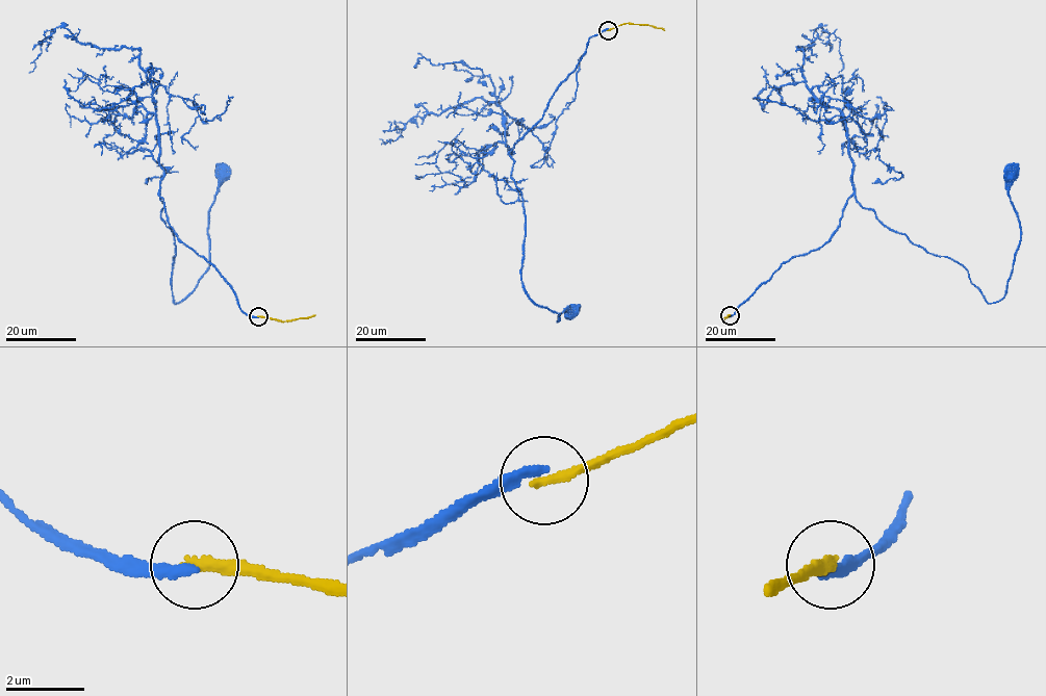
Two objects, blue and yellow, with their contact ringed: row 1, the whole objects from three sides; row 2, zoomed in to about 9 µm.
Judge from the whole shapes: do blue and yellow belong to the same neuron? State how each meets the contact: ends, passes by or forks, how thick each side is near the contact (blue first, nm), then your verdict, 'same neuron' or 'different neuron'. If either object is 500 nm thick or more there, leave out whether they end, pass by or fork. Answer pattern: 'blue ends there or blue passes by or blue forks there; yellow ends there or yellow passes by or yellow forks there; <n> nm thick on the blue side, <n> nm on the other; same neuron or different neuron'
blue ends there; yellow ends there; 280 nm thick on the blue side, 280 nm on the other; different neuron

